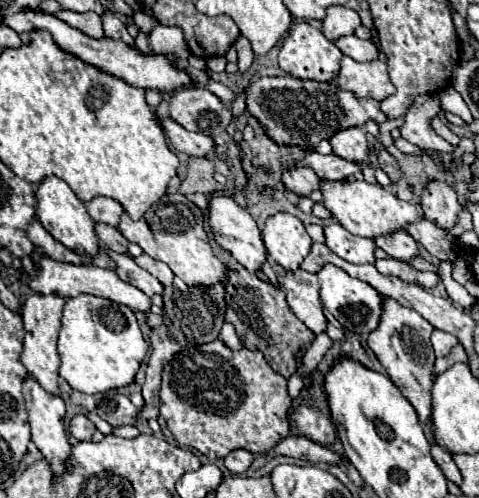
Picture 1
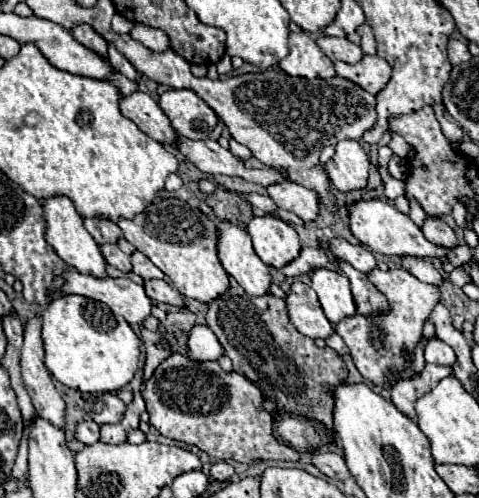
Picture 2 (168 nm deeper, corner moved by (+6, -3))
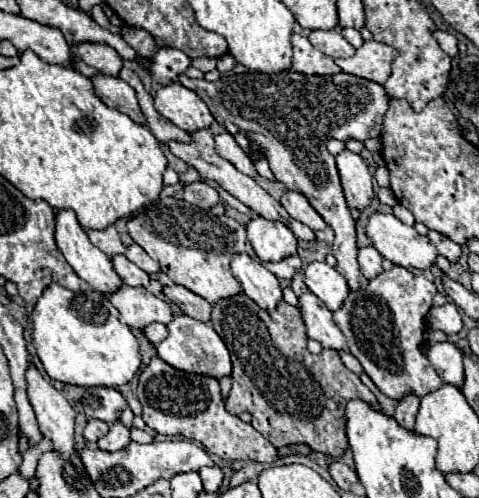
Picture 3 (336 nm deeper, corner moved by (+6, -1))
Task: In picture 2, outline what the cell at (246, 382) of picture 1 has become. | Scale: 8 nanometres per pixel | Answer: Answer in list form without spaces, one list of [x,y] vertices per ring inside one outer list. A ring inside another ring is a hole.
[[[172,353],[156,367],[154,375],[144,381],[142,395],[152,427],[168,439],[196,445],[210,457],[238,463],[252,463],[256,459],[300,459],[298,451],[274,439],[272,415],[262,411],[264,397],[260,389],[234,371],[224,373],[216,361],[198,363],[182,357],[182,353]]]

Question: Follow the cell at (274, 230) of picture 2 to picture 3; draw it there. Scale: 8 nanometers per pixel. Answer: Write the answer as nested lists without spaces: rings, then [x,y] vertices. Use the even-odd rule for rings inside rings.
[[[254,215],[254,219],[246,225],[246,231],[260,261],[282,261],[284,257],[296,255],[298,239],[284,223]]]

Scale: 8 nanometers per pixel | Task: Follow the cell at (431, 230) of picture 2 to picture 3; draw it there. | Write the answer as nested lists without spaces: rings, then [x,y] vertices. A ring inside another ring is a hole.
[[[428,231],[428,239],[438,247],[438,253],[444,255],[446,259],[450,259],[452,263],[460,257],[460,245],[454,243],[450,237],[446,237],[438,231]]]

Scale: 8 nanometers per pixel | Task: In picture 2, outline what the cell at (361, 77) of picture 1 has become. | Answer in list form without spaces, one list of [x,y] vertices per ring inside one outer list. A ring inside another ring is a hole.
[[[364,55],[356,65],[334,61],[334,69],[340,77],[354,81],[356,85],[374,95],[386,87],[392,73],[392,67],[378,55]]]

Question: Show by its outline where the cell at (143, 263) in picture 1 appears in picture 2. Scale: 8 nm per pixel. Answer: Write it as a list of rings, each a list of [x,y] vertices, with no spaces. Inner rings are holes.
[[[140,251],[132,253],[132,267],[134,267],[134,273],[144,279],[162,279],[164,277],[164,273]]]

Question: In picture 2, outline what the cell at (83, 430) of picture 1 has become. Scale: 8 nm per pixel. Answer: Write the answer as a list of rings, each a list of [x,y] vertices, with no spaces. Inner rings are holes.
[[[84,419],[82,423],[78,423],[76,427],[76,439],[82,441],[84,445],[92,445],[100,439],[100,425],[94,423],[92,419]]]

